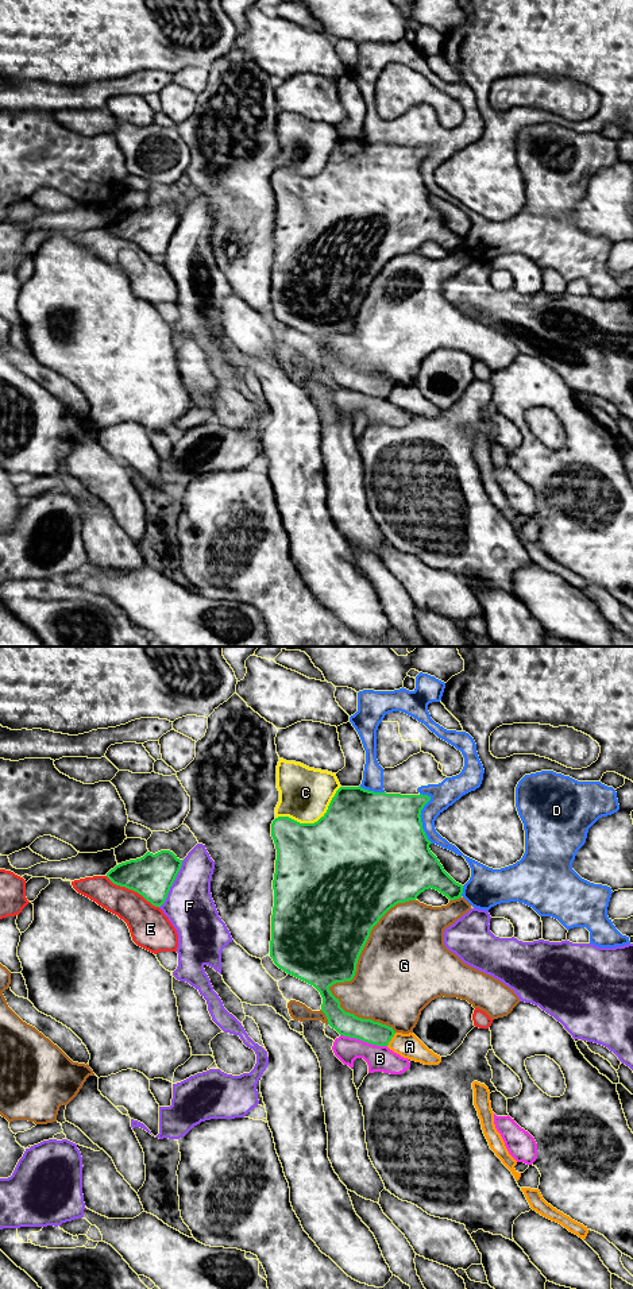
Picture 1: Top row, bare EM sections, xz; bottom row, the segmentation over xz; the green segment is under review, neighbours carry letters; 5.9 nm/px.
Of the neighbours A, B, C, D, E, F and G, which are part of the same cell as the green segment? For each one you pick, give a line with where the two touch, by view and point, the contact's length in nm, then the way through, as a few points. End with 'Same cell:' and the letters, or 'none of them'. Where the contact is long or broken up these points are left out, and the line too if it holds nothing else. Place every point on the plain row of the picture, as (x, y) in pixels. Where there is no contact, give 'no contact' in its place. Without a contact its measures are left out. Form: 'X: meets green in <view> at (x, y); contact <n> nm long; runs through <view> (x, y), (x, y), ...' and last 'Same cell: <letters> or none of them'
Same cell: none of them

